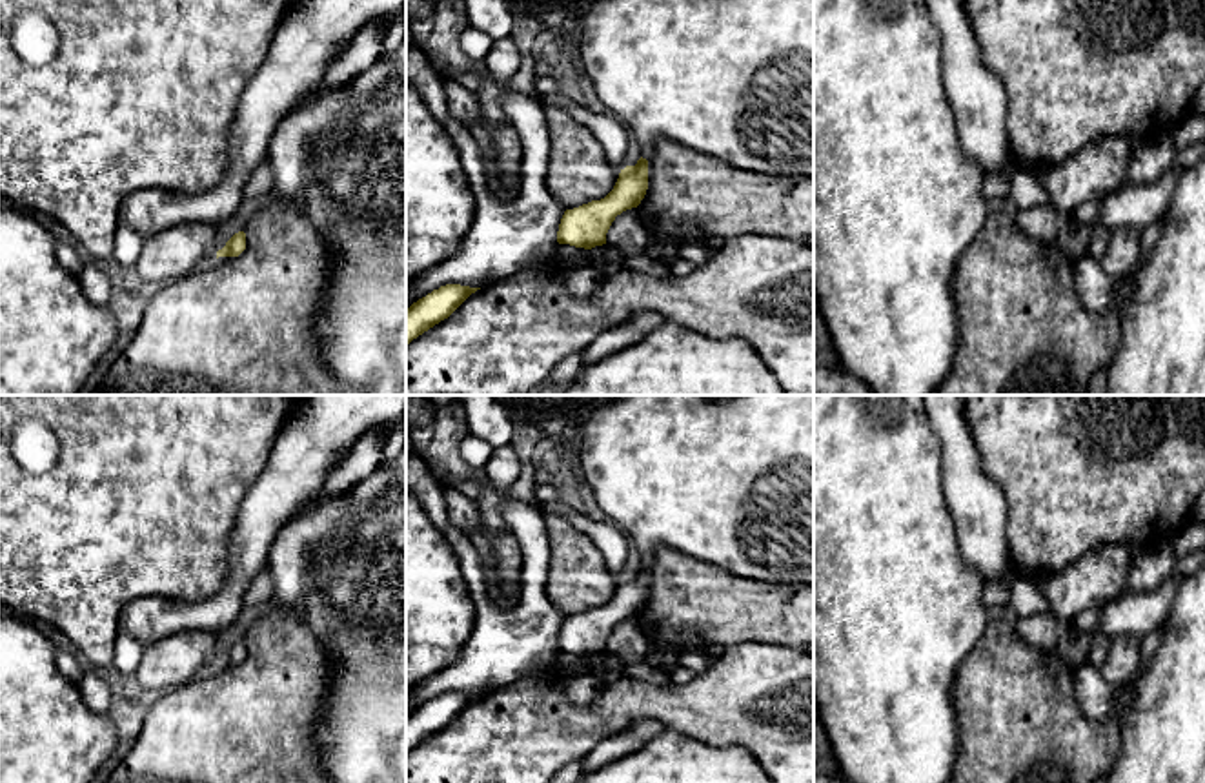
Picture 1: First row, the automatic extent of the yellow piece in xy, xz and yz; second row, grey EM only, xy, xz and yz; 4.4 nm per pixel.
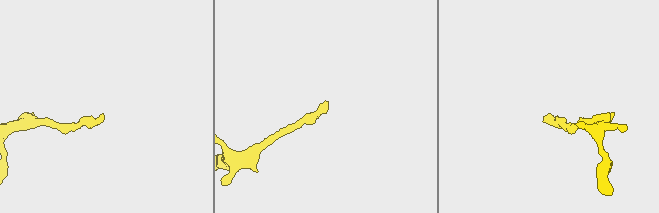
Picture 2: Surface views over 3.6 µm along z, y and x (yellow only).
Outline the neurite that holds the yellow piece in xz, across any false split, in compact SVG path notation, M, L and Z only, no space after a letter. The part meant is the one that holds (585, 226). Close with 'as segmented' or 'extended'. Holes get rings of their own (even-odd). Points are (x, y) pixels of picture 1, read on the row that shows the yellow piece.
M595 0L577 49L595 95L626 126L641 158L621 169L604 198L564 211L559 244L584 249L606 244L615 217L644 198L646 157L659 138L739 169L814 178L814 0Z; extended

